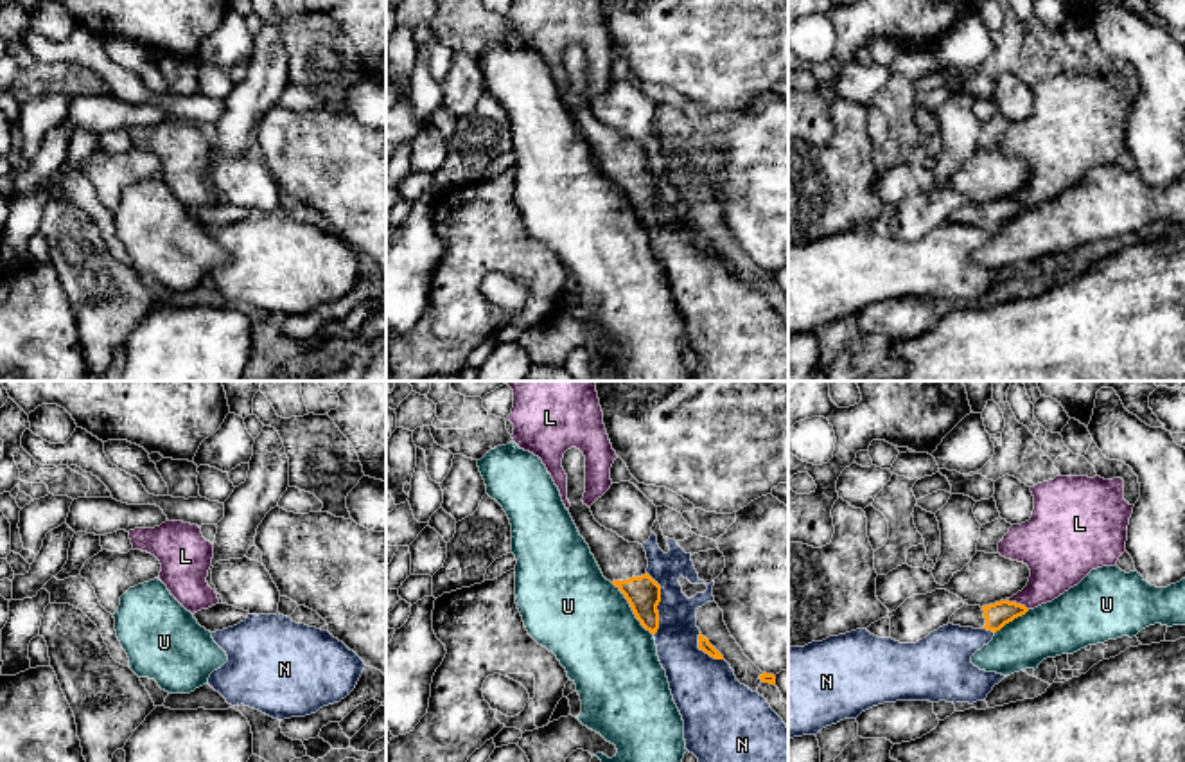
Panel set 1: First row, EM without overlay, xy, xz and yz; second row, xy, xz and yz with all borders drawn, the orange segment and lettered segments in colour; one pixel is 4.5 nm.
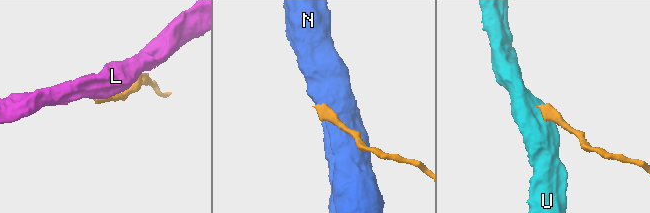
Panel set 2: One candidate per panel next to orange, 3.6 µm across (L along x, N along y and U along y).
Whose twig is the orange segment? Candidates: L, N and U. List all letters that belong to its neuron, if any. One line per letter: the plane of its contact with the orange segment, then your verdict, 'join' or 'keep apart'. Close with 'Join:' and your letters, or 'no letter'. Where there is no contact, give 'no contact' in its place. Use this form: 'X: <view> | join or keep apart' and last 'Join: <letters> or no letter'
L: yz | keep apart
N: xz | keep apart
U: xz | keep apart
Join: no letter

